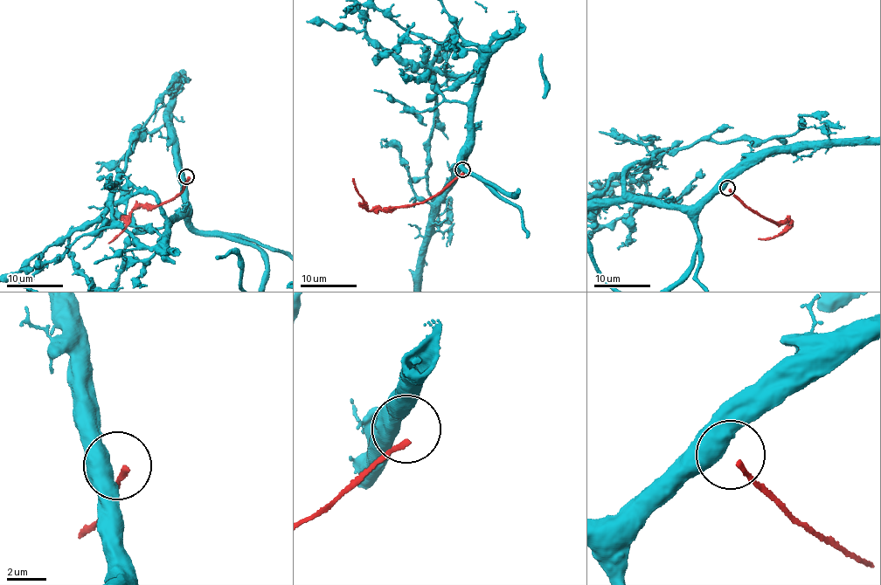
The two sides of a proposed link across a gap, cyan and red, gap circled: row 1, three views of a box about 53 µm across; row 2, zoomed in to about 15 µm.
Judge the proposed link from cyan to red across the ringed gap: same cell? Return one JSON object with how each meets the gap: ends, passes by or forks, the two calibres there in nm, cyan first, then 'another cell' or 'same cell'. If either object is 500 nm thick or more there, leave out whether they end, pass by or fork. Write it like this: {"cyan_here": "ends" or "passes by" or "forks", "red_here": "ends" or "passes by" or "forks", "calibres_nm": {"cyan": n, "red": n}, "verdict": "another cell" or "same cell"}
{"calibres_nm": {"cyan": 700, "red": 260}, "verdict": "another cell"}

